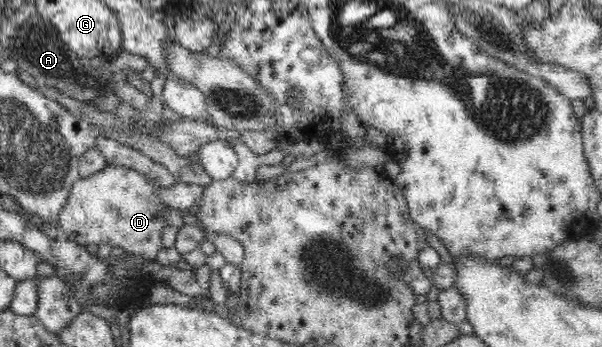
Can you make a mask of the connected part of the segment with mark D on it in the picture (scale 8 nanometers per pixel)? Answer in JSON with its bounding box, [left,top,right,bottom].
[58,165,167,260]

